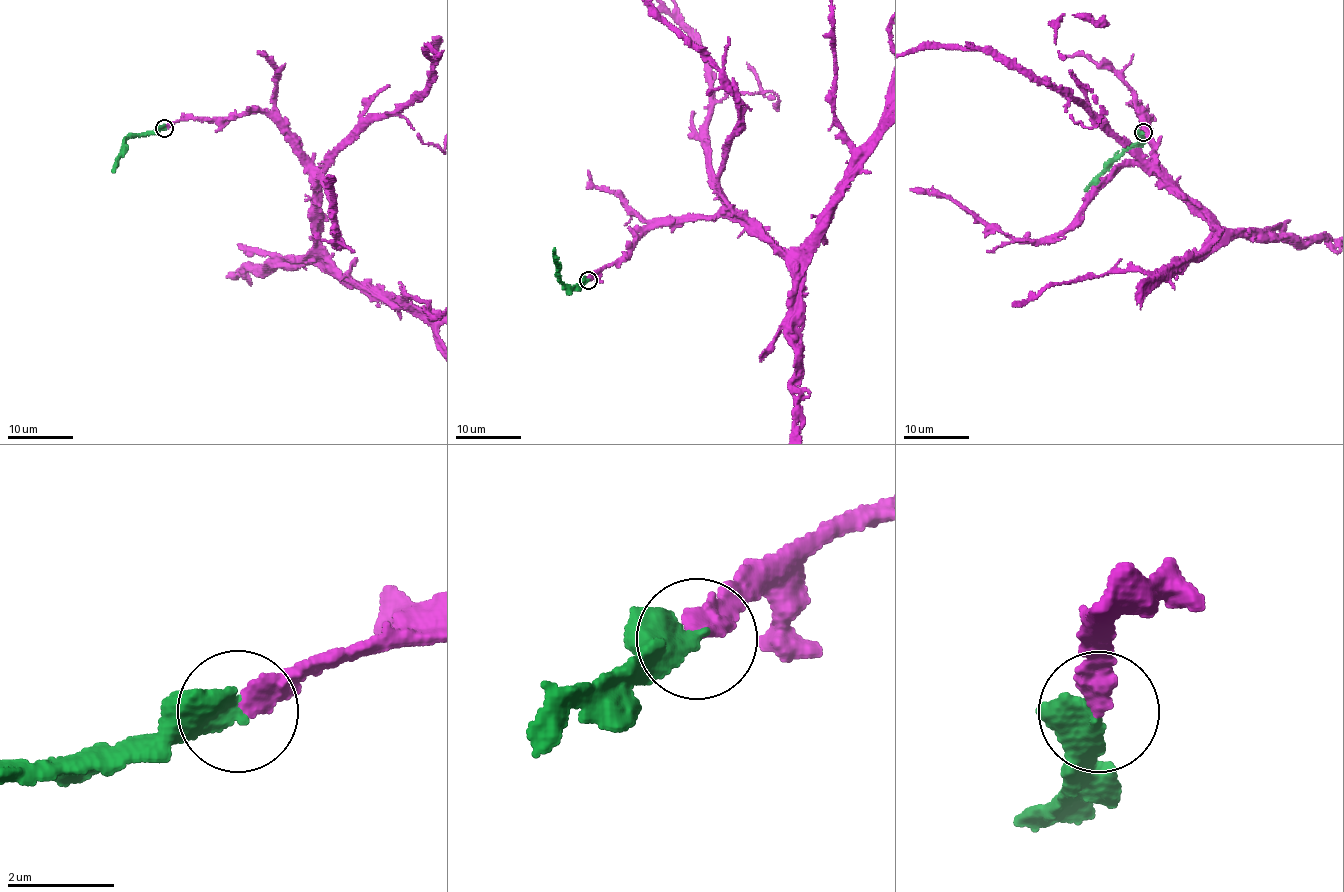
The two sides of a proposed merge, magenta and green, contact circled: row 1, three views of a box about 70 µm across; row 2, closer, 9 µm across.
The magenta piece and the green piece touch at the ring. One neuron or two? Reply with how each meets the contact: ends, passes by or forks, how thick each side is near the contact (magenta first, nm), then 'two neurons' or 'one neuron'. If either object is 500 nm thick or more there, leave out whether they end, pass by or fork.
magenta ends; green ends; calibres 360 and 440 nm; one neuron

